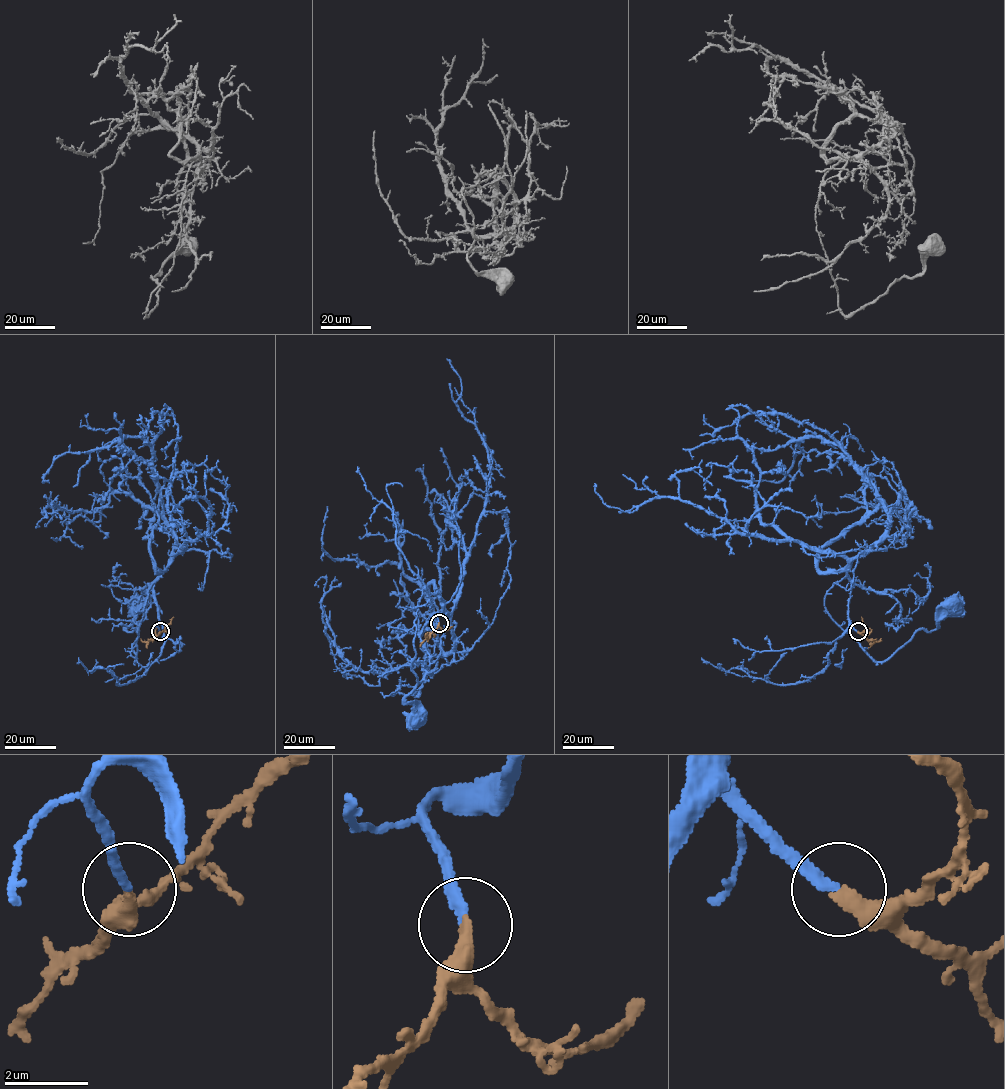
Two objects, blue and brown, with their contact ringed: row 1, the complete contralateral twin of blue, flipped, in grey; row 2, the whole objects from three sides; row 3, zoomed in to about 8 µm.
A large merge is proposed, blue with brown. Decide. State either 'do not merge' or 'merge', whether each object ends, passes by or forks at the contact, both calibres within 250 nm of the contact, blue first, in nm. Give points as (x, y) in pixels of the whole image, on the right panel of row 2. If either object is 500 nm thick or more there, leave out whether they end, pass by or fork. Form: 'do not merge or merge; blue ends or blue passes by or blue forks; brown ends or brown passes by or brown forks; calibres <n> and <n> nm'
merge; blue ends; brown ends; calibres 240 and 360 nm

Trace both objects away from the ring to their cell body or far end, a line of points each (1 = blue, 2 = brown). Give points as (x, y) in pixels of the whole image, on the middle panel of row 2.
1: (439, 623), (423, 590), (414, 622), (416, 684), (405, 699), (415, 718)
2: (439, 623), (420, 646)

